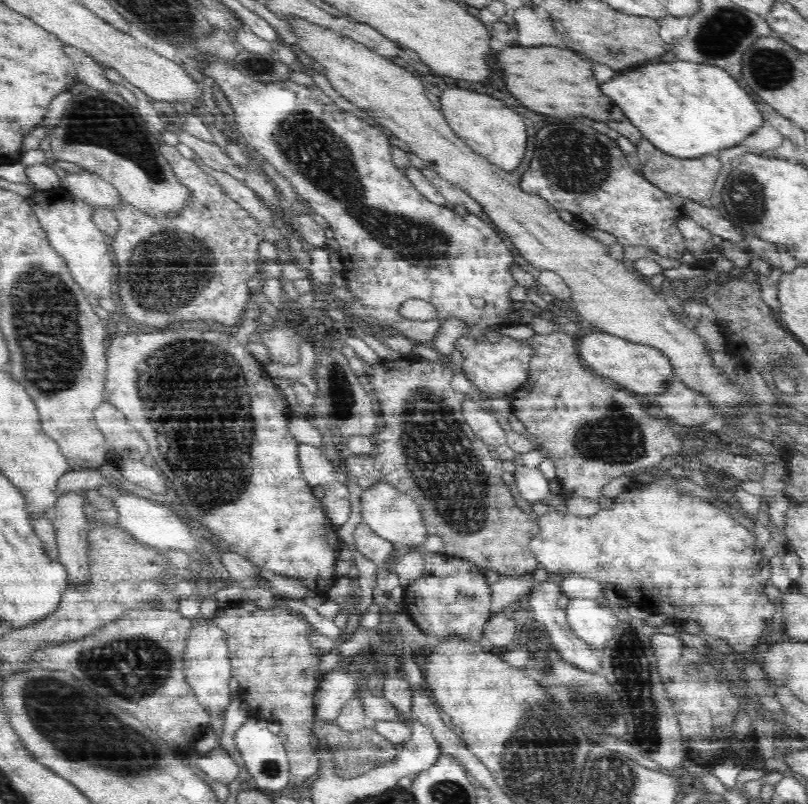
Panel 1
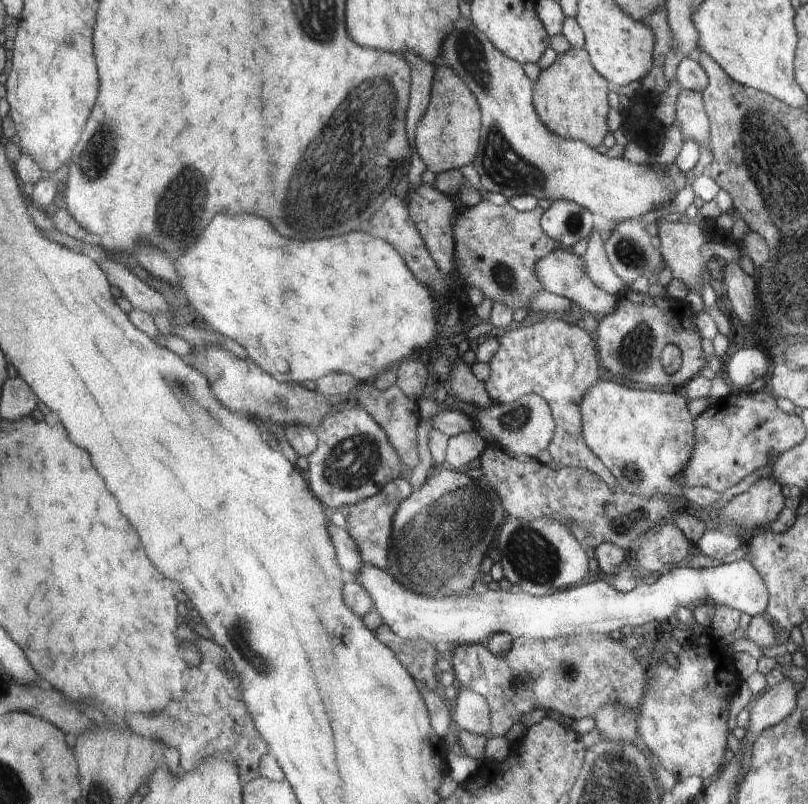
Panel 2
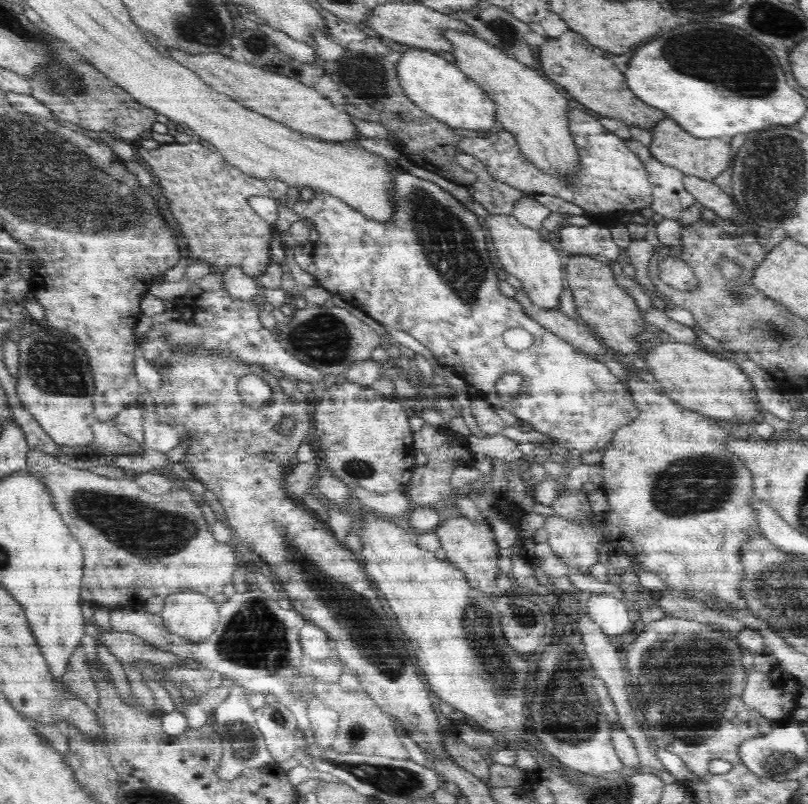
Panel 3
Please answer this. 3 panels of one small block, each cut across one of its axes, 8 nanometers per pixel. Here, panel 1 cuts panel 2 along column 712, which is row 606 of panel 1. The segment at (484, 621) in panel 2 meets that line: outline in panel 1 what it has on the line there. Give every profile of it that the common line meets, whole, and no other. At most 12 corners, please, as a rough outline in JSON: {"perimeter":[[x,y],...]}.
{"perimeter":[[575,598],[565,614],[574,634],[597,649],[619,624],[610,608]]}

